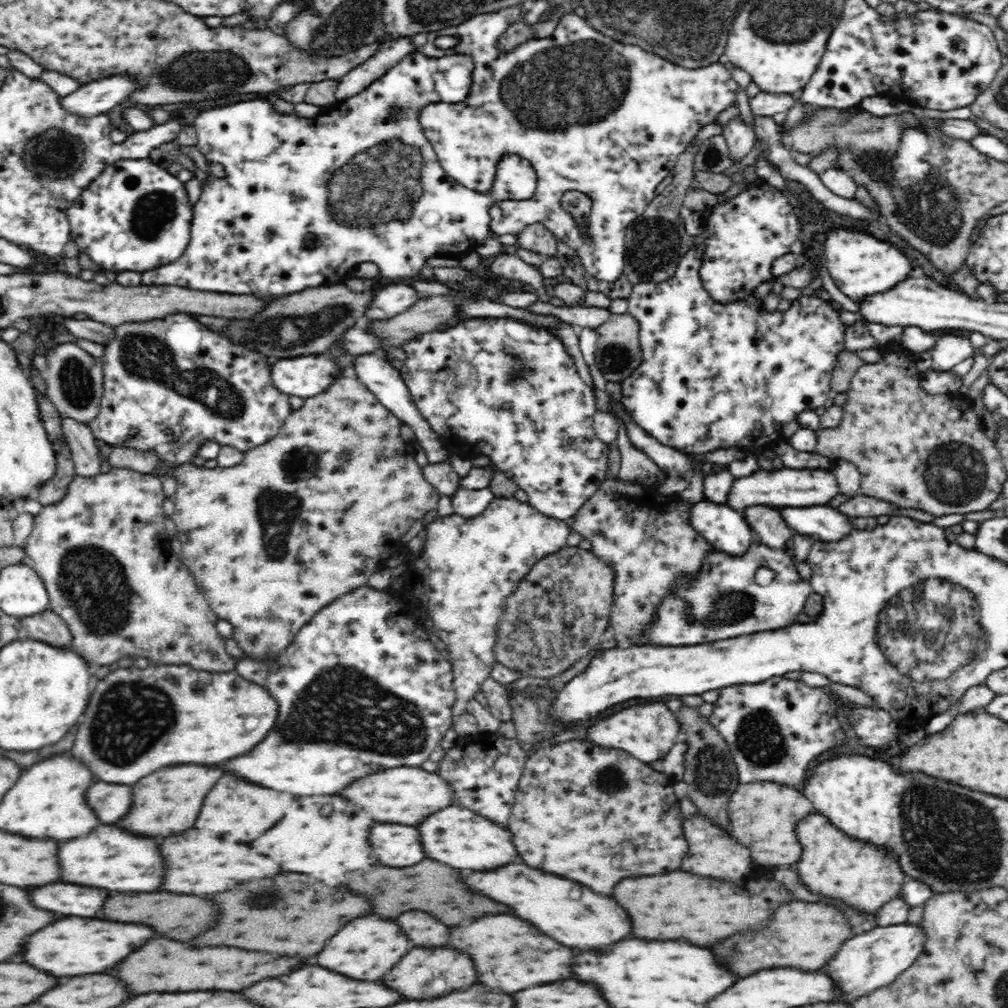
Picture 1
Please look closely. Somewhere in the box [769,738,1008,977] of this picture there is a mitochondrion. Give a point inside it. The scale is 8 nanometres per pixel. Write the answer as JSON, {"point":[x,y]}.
{"point":[946,833]}

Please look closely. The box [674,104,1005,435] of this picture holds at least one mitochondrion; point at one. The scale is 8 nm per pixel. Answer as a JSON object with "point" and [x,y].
{"point":[922,201]}

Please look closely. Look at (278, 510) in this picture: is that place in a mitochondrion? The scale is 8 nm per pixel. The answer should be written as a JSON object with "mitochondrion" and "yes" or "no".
{"mitochondrion":"yes"}

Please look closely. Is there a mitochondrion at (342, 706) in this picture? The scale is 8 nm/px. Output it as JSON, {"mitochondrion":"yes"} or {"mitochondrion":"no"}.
{"mitochondrion":"yes"}

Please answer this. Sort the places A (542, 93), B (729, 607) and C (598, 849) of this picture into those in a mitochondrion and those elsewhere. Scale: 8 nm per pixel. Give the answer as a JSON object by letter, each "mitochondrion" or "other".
{"A":"mitochondrion","B":"mitochondrion","C":"other"}

